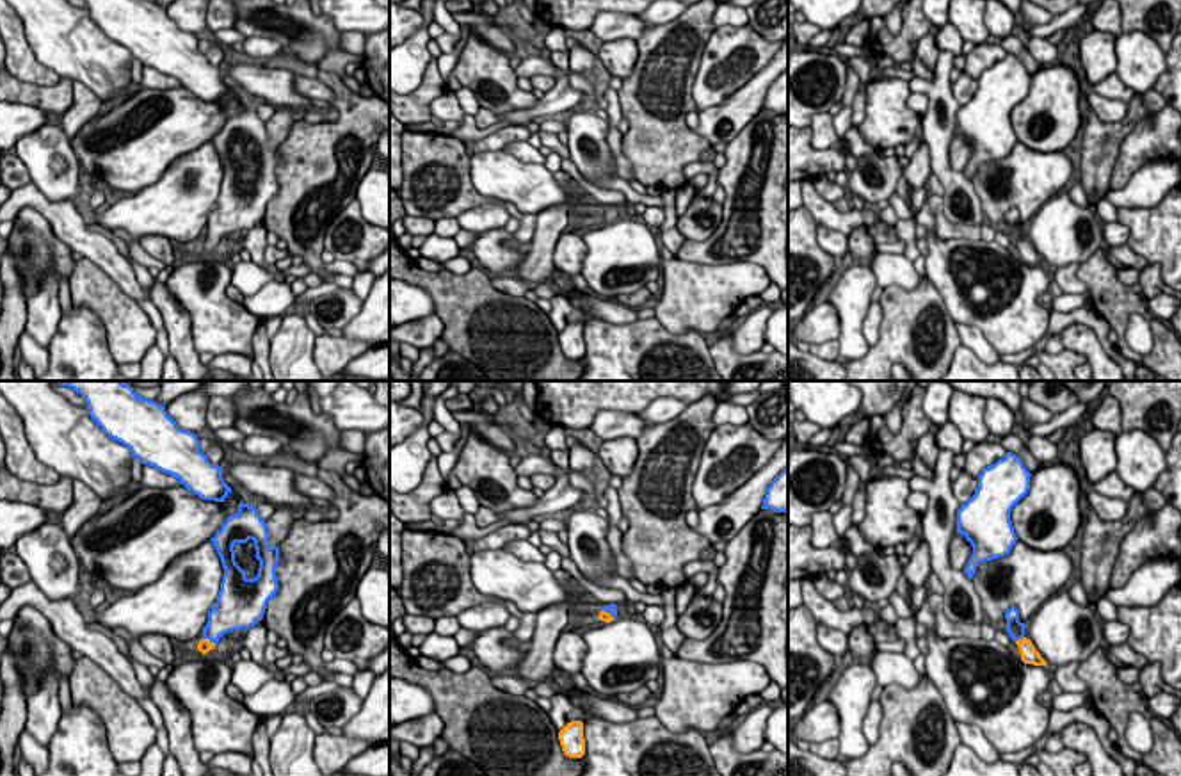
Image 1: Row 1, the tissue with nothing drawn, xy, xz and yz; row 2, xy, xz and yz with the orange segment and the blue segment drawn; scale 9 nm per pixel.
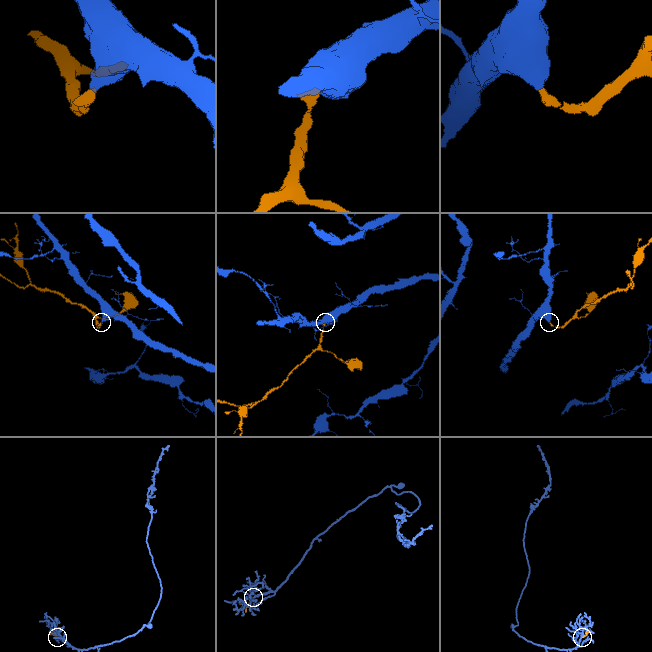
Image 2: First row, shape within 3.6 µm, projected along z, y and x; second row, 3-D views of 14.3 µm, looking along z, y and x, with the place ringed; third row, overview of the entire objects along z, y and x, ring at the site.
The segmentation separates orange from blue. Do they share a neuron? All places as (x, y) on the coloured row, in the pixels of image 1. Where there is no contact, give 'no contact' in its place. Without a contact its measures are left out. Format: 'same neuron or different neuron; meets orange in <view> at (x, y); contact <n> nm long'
same neuron; meets orange in xy at (208, 639); contact 140 nm long

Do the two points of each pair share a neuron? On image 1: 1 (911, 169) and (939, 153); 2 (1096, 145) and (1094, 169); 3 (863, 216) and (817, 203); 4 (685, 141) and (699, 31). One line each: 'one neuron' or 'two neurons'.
1: two neurons
2: one neuron
3: one neuron
4: one neuron

